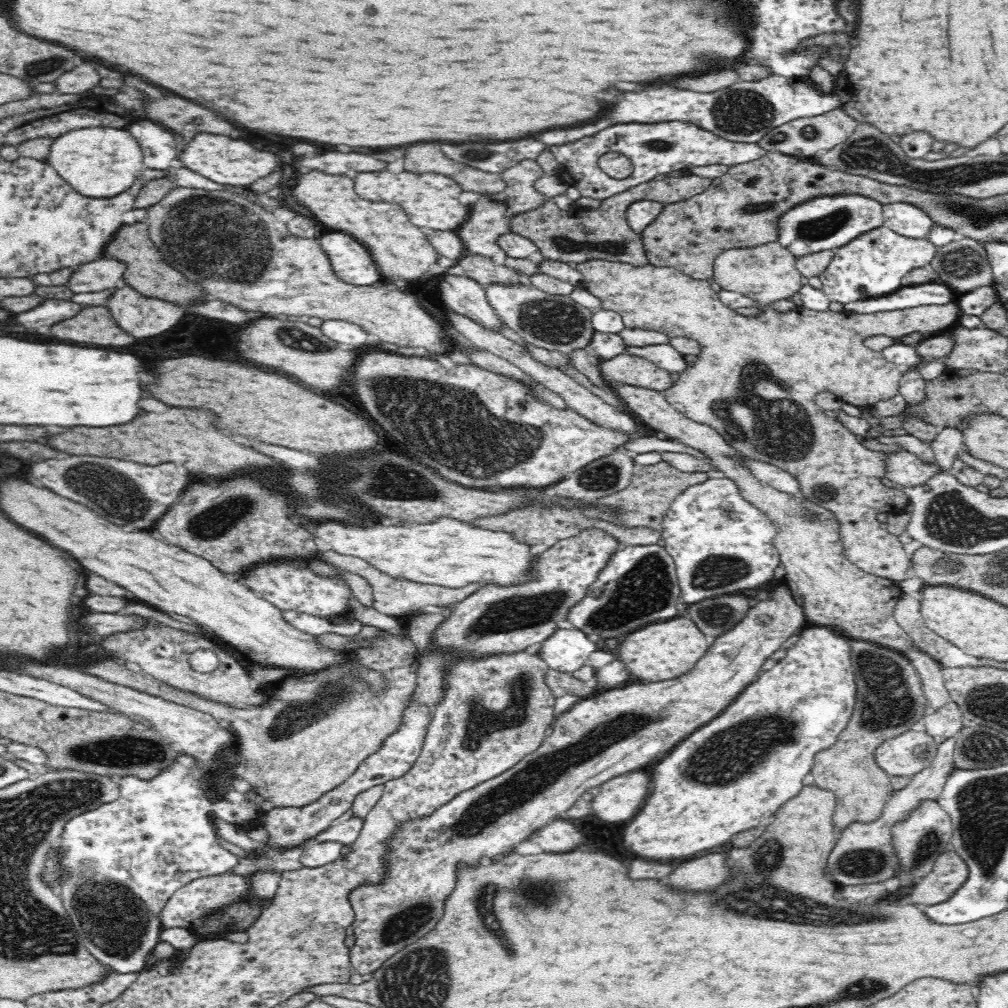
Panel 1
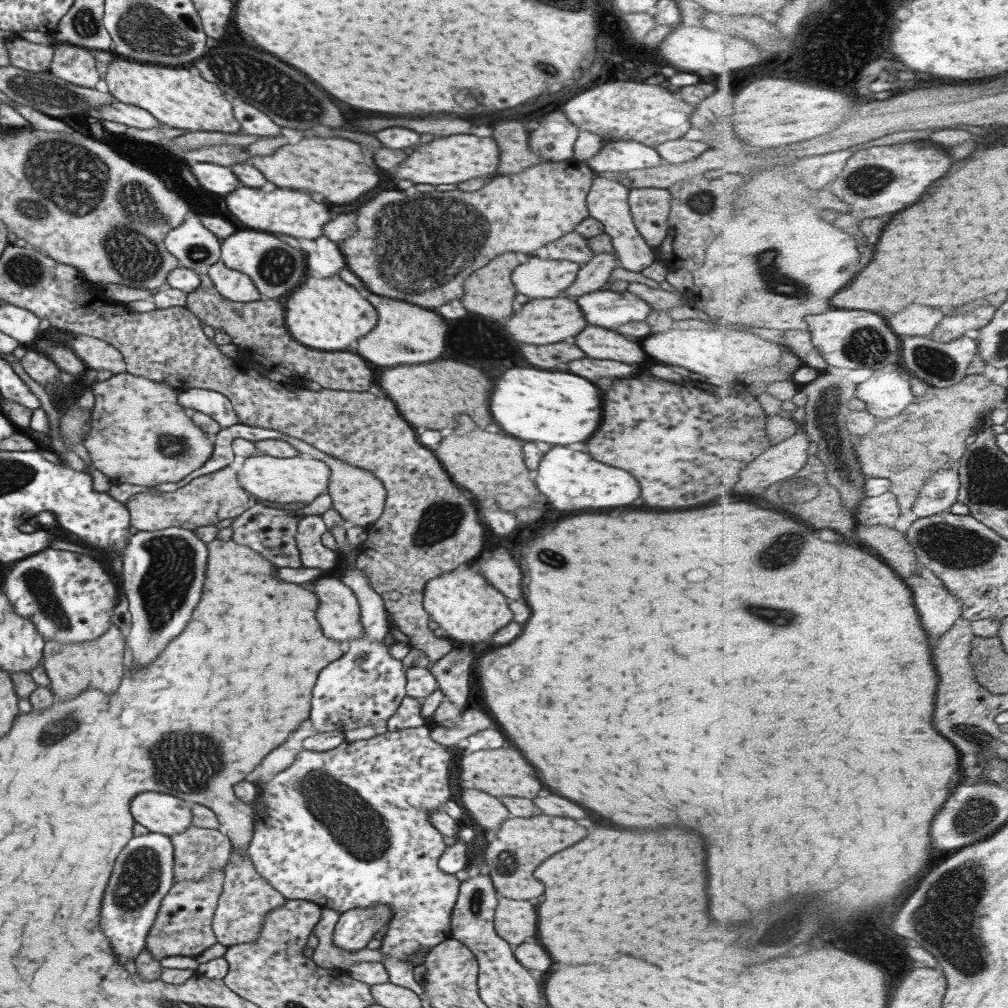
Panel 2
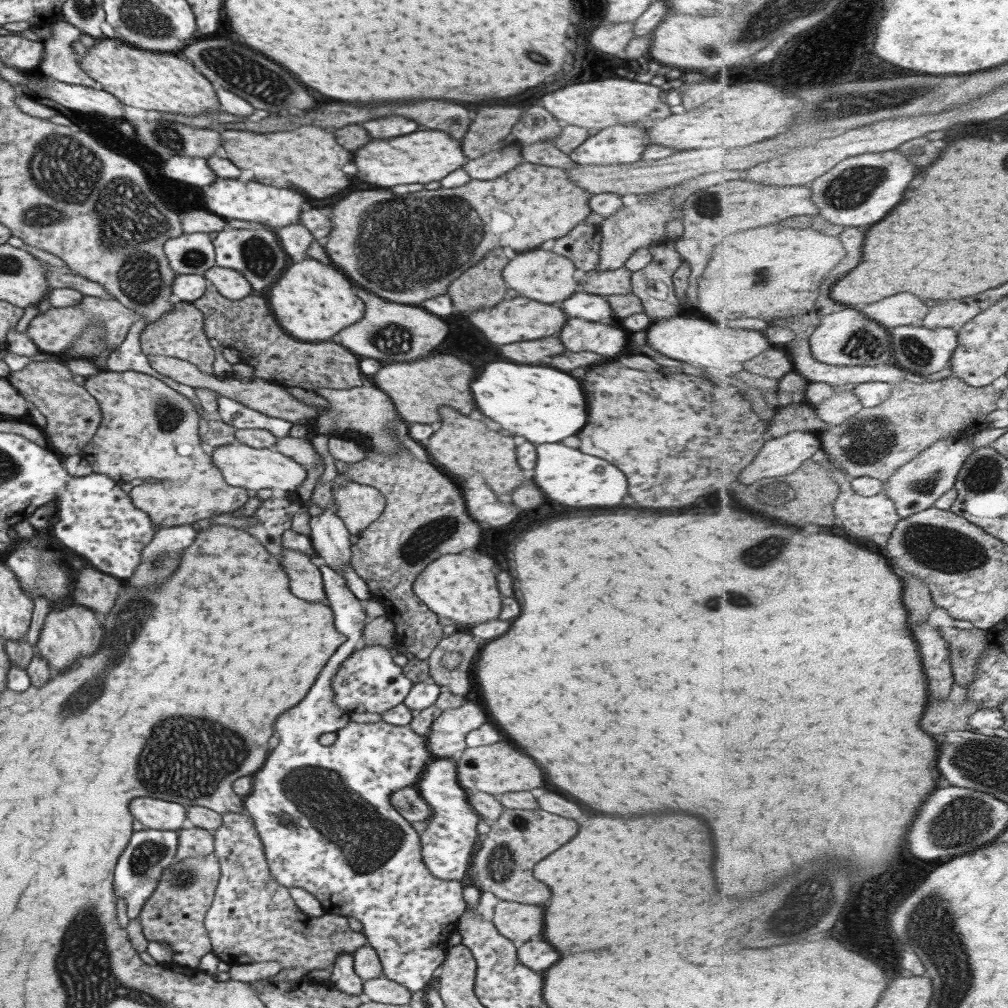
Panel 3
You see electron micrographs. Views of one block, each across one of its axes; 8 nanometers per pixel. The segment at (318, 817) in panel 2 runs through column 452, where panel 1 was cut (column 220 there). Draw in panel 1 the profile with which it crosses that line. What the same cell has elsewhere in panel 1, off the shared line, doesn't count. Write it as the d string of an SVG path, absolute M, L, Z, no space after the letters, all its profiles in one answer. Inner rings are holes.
M230 871L221 875L193 880L183 886L183 888L180 888L166 901L164 908L159 914L163 929L170 928L170 926L182 926L182 928L188 928L188 930L196 933L196 928L200 928L202 918L208 912L220 910L220 908L228 906L230 902L236 902L238 898L244 898L248 890L248 879L232 874Z

